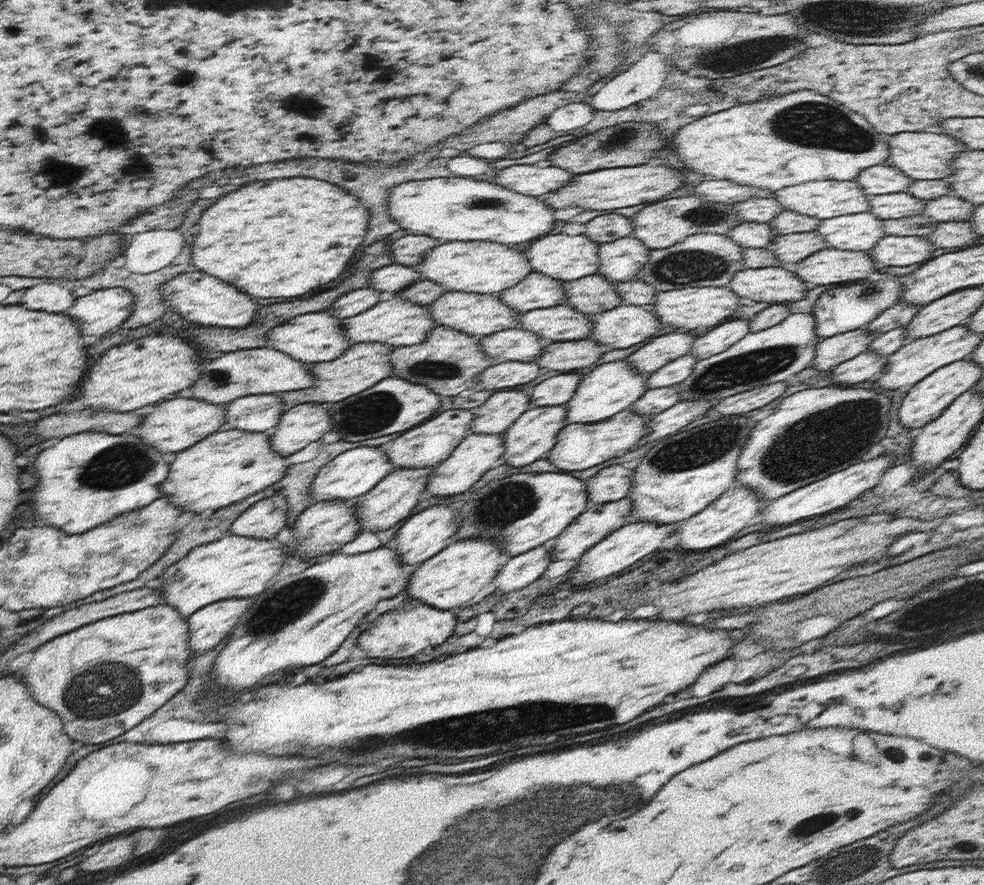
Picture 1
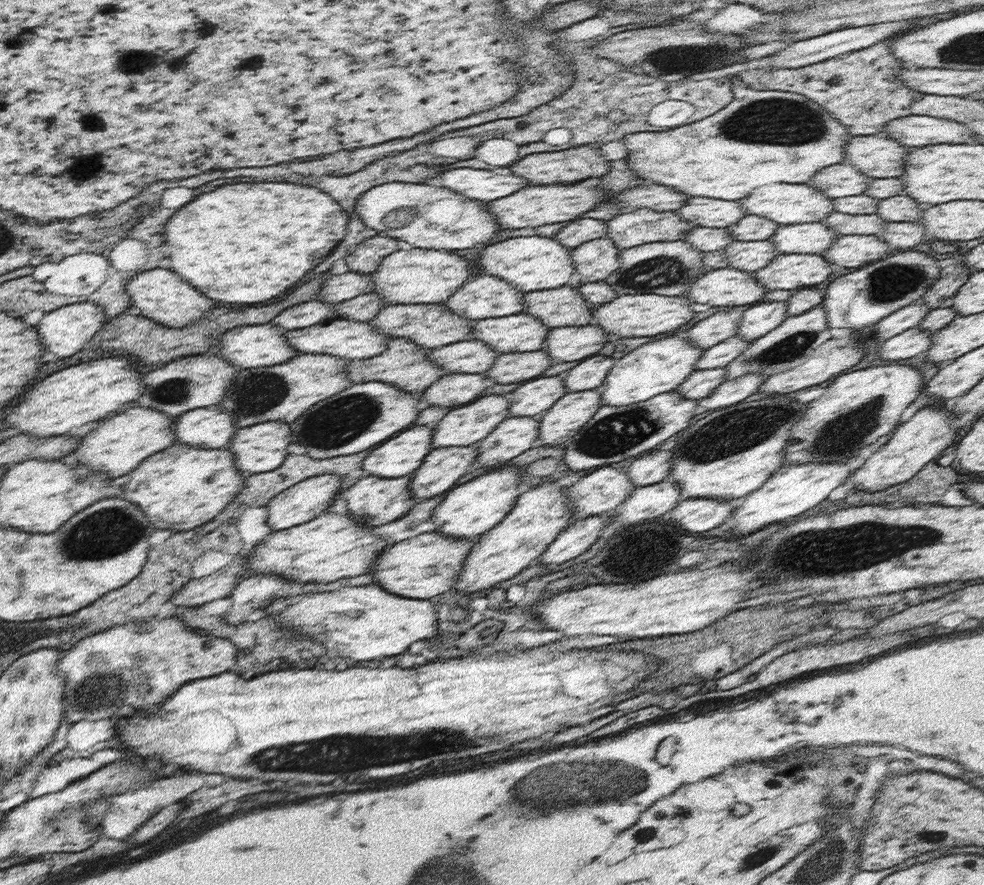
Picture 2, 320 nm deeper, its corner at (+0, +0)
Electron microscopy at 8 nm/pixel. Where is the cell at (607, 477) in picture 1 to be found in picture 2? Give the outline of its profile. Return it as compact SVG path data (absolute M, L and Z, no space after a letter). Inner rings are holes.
M653 450L630 464L626 470L636 487L664 481L671 473L673 452Z

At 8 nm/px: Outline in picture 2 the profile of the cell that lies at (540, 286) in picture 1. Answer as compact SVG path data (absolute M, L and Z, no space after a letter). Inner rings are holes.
M480 272L468 279L468 282L461 284L460 288L457 288L456 292L453 292L452 296L445 300L445 305L461 318L477 322L482 319L522 313L524 295L524 292L520 292L503 278Z

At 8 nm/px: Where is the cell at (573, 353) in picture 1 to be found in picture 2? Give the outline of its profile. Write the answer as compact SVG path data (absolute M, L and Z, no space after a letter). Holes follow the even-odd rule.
M548 351L510 352L496 357L485 375L493 384L525 383L536 379L552 366Z

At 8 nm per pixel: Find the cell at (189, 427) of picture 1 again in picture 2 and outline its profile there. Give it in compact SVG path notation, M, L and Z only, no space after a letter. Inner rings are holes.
M140 406L128 408L106 422L100 420L98 430L82 434L82 444L72 452L70 461L73 461L74 465L81 462L96 472L105 472L109 478L126 478L146 456L166 450L176 442L177 438L173 432L174 420L160 411Z

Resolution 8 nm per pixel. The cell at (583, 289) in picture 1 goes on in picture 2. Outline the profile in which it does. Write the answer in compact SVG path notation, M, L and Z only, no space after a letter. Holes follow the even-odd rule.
M570 285L527 292L523 303L523 312L539 318L550 329L593 322L594 309L588 306L577 288Z

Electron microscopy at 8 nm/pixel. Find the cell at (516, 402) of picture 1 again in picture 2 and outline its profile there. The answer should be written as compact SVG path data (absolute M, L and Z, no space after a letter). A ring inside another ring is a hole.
M563 375L538 376L520 385L510 394L511 404L508 412L510 412L510 417L514 418L518 416L541 417L566 394Z

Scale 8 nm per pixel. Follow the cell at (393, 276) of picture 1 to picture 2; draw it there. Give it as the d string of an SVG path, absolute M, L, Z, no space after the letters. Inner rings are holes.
M354 271L330 275L325 281L320 294L315 298L326 302L341 303L355 296L373 291L371 274Z

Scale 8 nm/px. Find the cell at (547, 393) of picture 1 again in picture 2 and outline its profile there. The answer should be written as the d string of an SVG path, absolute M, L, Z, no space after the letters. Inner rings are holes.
M598 354L579 361L576 367L563 375L566 392L599 390L615 361L612 357Z

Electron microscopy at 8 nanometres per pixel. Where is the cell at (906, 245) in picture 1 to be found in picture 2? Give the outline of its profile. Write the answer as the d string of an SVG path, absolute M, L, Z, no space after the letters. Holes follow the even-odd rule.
M844 235L838 237L823 255L830 264L857 269L886 257L887 242L877 235Z

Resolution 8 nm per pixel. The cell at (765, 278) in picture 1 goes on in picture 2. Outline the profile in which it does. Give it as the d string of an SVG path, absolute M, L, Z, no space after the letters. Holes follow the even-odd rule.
M724 267L702 273L687 290L691 302L710 306L744 306L762 302L768 292L756 280L754 272Z

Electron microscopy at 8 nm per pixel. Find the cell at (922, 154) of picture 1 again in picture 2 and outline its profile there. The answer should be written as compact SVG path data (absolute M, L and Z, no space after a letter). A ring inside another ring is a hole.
M876 135L853 136L845 146L846 162L852 163L862 174L871 178L898 178L902 176L906 148L900 141Z

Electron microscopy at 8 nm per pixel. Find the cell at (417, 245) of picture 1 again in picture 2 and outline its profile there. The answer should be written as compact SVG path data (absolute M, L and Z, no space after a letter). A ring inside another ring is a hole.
M378 234L364 239L354 249L348 249L346 262L350 271L371 274L376 272L380 261L395 250L398 250L398 242L395 238Z

